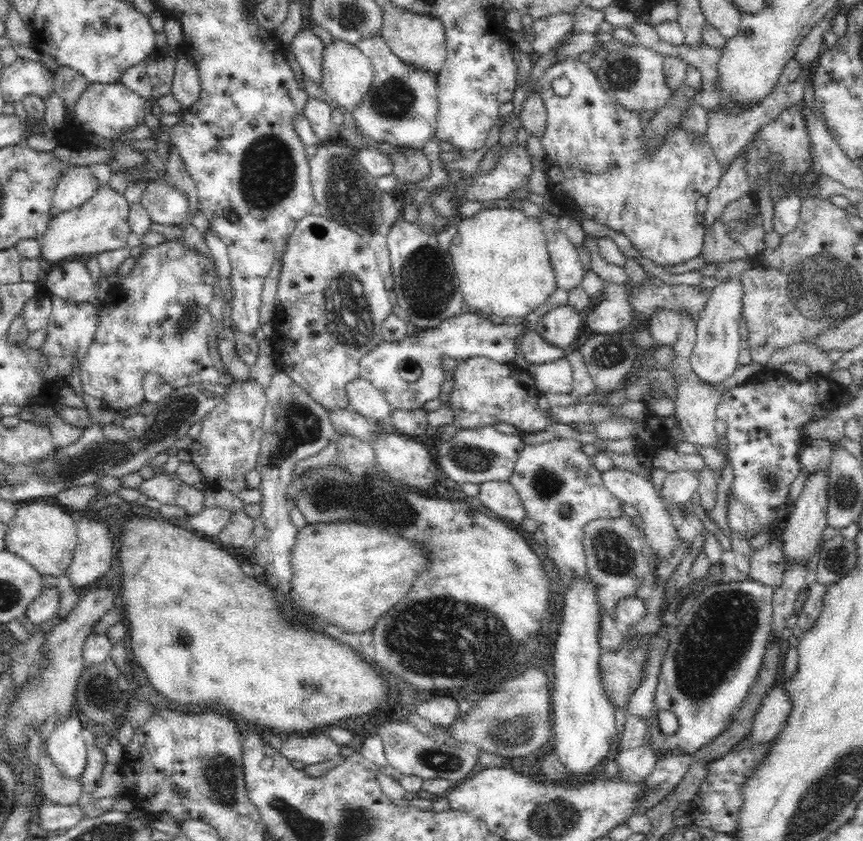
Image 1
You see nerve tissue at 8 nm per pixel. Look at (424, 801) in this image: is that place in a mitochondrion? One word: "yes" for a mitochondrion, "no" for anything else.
no

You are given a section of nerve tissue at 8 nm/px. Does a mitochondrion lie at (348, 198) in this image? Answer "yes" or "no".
yes

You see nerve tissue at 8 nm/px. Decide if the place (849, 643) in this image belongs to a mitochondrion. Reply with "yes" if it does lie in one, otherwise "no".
no

